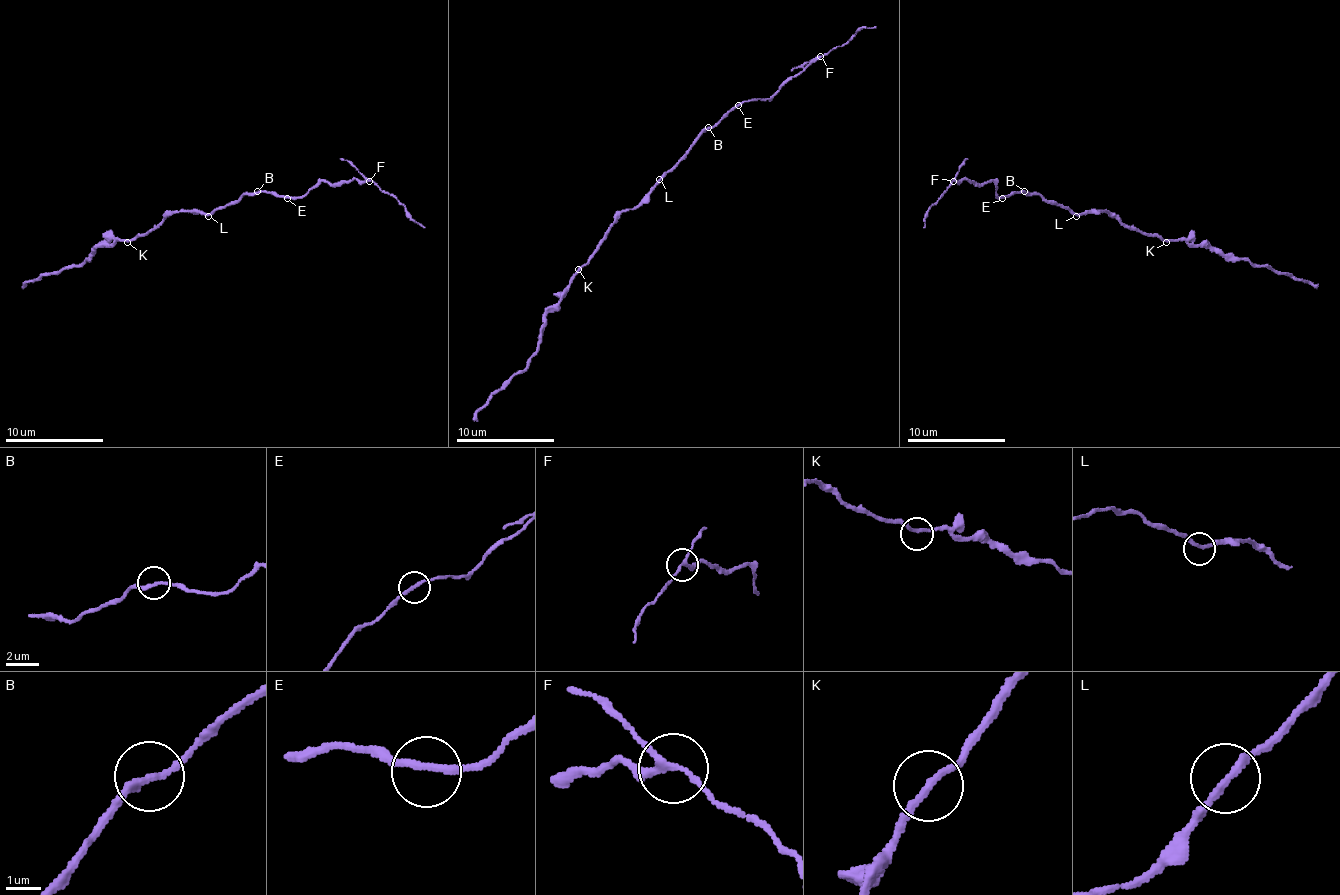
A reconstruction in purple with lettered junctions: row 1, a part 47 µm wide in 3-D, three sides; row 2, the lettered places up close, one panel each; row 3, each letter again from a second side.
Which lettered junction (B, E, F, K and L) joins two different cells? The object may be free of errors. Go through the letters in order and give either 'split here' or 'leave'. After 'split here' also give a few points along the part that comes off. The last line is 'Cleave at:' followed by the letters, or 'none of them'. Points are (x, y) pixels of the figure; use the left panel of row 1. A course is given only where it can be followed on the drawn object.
B: leave
E: leave
F: split here; course (370, 181), (390, 194), (424, 228)
K: leave
L: leave
Cleave at: F

